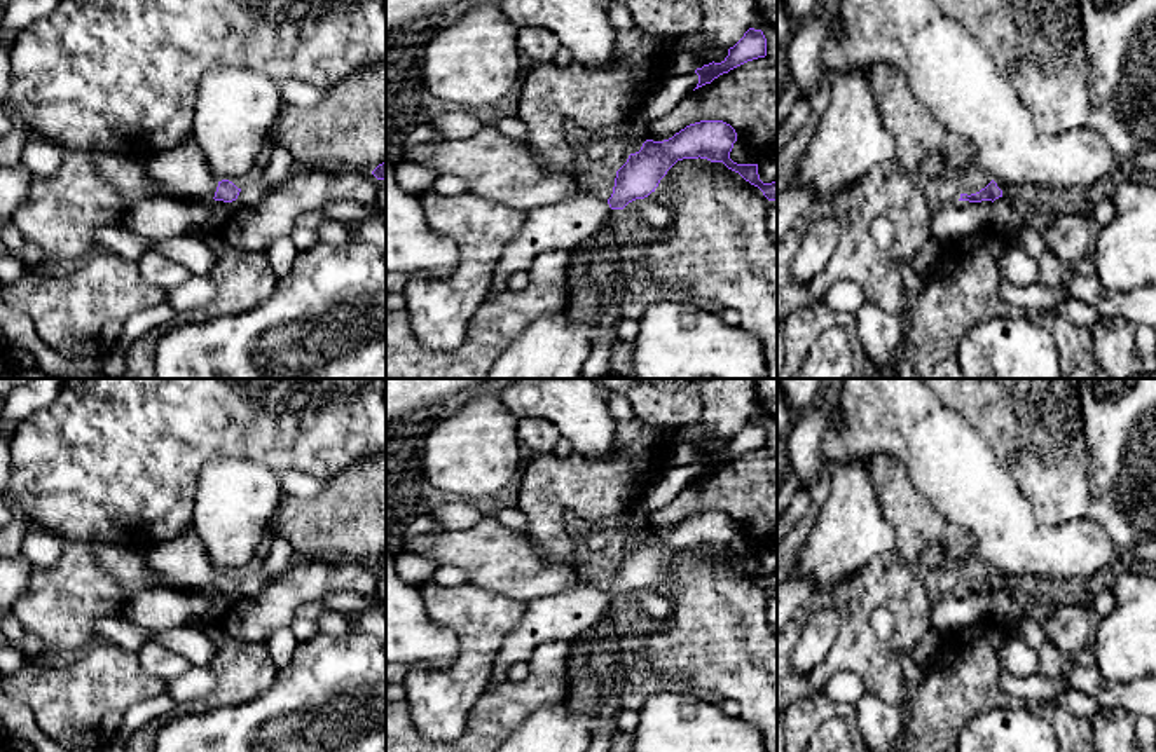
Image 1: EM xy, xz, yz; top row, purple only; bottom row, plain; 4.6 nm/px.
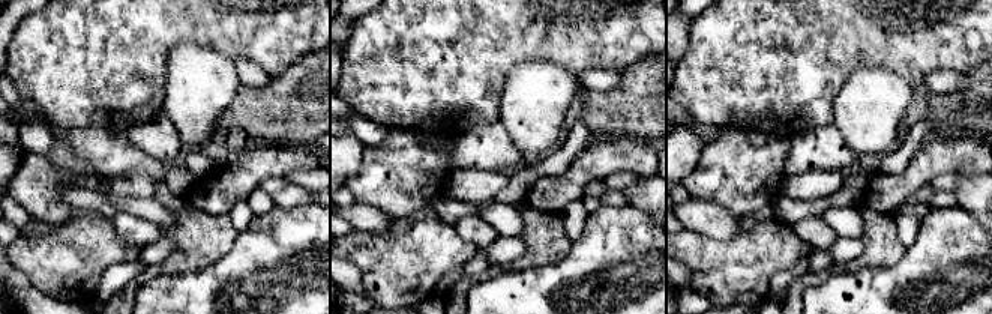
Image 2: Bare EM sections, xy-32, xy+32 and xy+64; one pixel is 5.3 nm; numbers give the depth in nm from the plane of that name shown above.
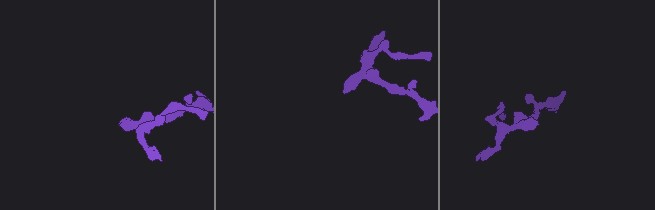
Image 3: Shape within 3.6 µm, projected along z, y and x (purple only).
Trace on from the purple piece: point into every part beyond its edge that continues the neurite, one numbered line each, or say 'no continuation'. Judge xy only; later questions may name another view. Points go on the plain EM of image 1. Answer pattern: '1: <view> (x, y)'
1: xy (182, 562)

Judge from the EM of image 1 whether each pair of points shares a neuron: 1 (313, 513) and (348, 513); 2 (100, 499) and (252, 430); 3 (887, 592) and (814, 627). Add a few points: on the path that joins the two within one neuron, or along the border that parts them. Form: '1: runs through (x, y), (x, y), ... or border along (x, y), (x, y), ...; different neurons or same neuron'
1: runs through (322, 513), (339, 513); same neuron
2: runs through (138, 461), (170, 430), (213, 430); same neuron
3: border along (830, 606), (837, 616), (837, 635), (825, 655); different neurons

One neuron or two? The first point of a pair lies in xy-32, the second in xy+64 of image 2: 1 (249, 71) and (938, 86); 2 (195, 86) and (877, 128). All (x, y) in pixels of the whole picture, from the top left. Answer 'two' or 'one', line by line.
1: one
2: one

